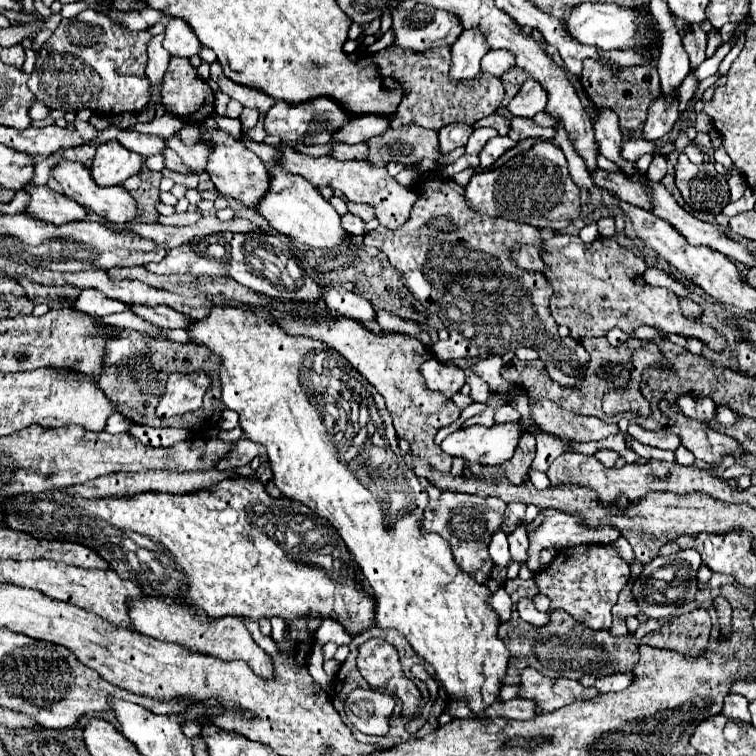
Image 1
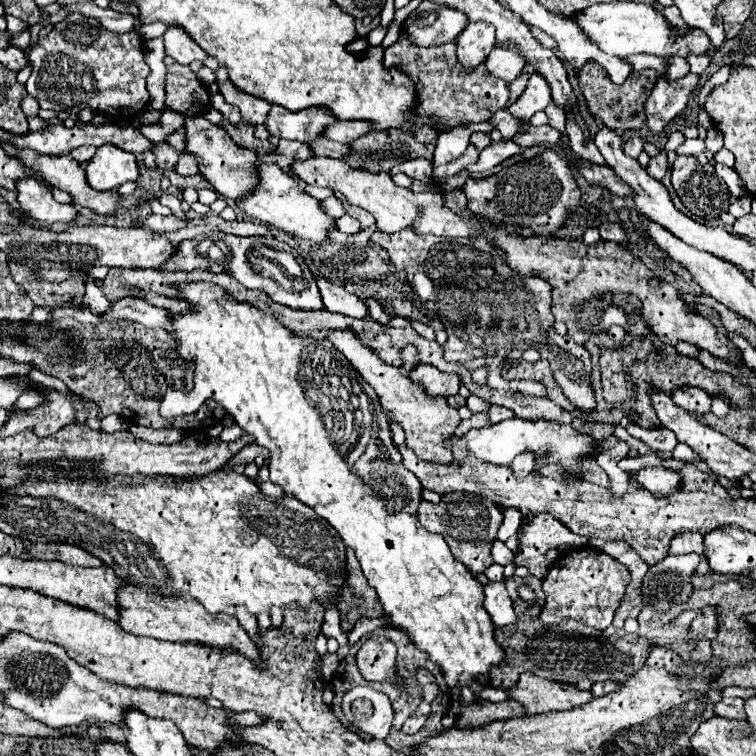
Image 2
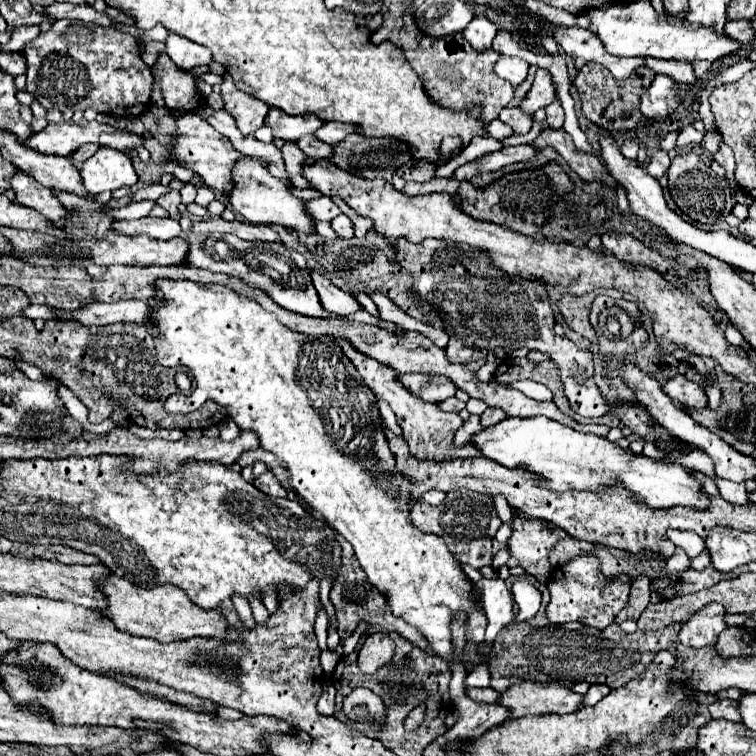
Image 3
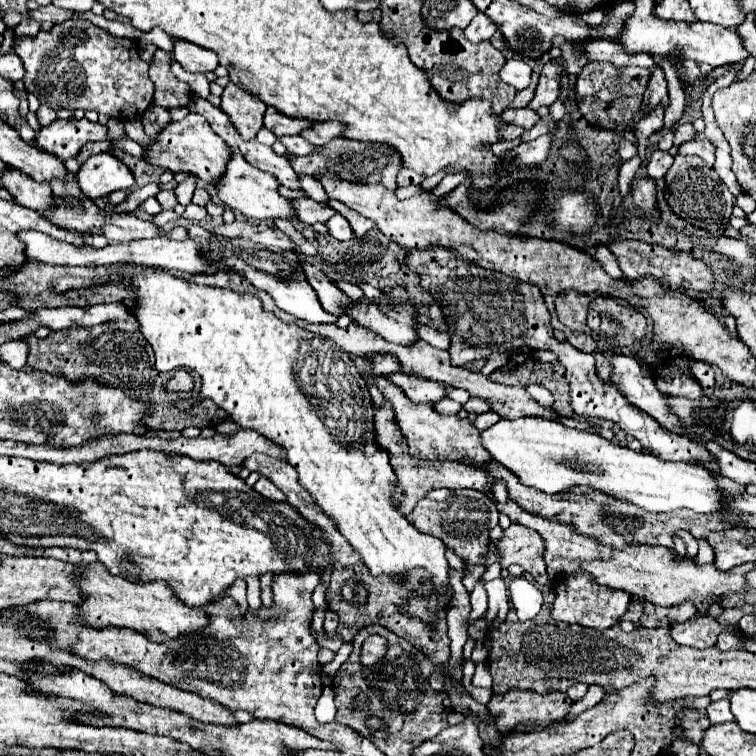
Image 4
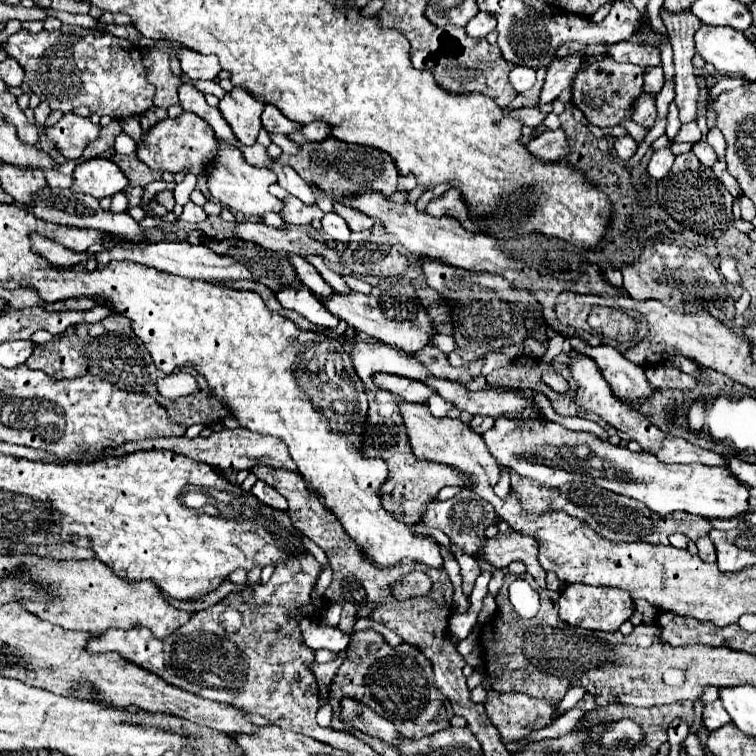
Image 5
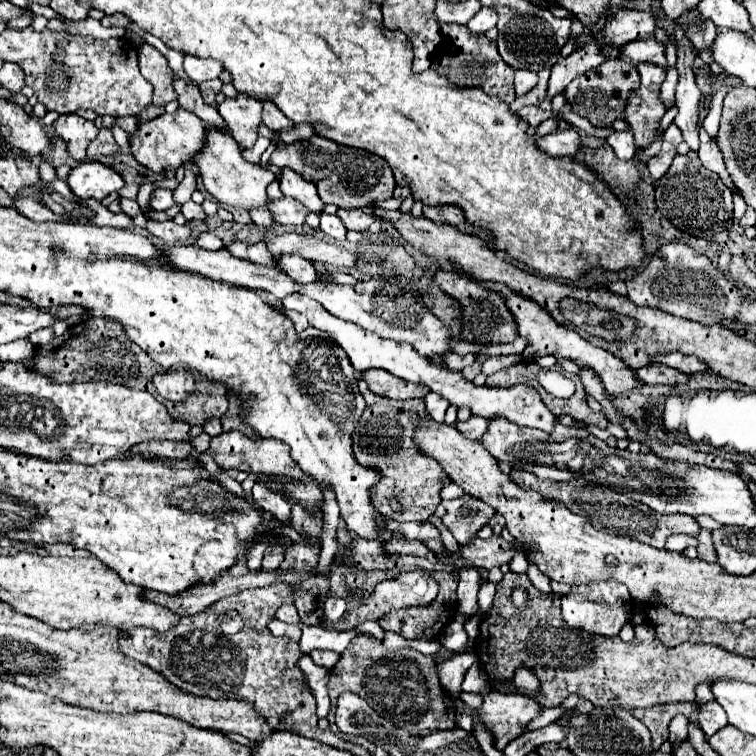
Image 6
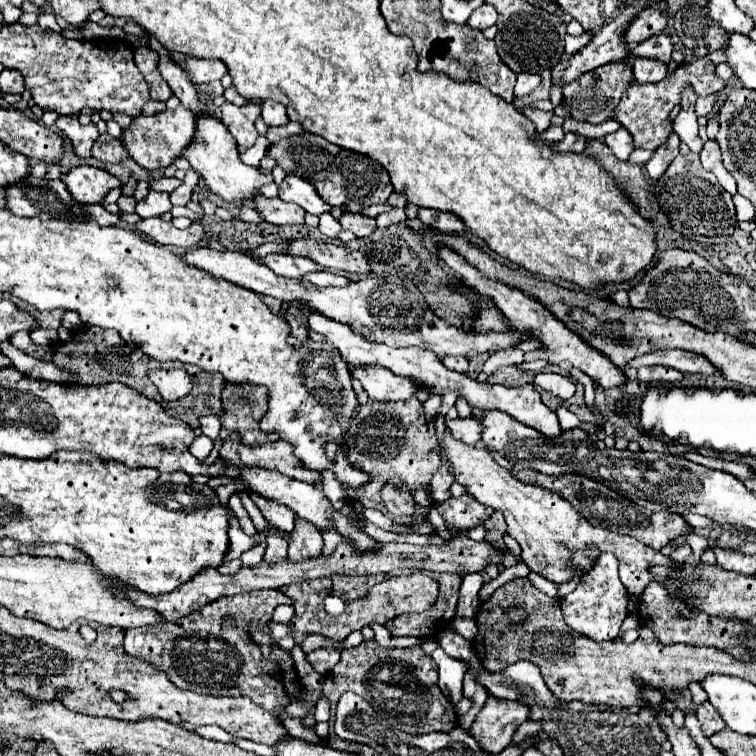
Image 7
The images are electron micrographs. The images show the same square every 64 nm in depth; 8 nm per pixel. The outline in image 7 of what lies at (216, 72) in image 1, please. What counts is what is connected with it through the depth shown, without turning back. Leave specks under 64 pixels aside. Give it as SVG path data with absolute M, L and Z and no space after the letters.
M226 102L224 106L220 106L220 120L228 128L228 132L234 136L238 144L238 152L248 150L256 142L258 132L254 128L254 120L258 118L258 114L260 114L260 106L254 102L246 106L234 106Z

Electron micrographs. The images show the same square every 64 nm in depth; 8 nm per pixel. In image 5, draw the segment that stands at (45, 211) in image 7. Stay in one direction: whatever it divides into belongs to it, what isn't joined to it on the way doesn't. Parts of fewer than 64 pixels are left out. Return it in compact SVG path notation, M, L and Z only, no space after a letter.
M44 188L34 196L34 202L26 206L26 210L30 214L34 214L36 218L42 218L46 222L54 222L54 224L64 224L64 226L76 226L76 228L96 228L96 230L106 230L118 238L126 238L132 242L142 242L144 234L140 224L130 216L130 214L114 214L108 210L102 210L98 200L92 196L80 196L74 194L68 188Z

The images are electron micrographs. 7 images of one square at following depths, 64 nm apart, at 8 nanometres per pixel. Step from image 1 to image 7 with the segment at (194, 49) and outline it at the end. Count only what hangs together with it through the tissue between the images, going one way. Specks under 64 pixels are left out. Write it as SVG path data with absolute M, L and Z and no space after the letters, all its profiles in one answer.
M188 58L186 70L198 84L208 84L212 80L220 80L224 74L228 74L228 68L220 60L204 60L204 58Z

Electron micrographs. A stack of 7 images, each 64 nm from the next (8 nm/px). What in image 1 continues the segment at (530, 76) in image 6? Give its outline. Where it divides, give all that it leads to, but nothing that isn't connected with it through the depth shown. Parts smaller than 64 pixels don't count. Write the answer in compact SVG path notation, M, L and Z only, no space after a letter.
M490 50L482 58L482 70L492 74L492 76L496 76L496 78L508 74L514 68L516 68L516 58L508 50Z

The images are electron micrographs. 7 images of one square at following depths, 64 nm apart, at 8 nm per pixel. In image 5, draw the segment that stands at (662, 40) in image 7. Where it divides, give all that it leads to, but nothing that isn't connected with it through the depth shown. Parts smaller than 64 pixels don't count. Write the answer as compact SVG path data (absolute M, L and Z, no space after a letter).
M634 40L618 42L618 46L608 46L608 56L614 58L616 62L630 62L630 64L638 64L642 68L660 66L660 62L662 62L658 46L638 44Z

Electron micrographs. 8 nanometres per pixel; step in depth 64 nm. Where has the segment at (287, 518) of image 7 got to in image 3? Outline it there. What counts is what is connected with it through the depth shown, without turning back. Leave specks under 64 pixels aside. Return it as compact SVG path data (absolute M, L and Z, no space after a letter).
M264 472L258 480L254 480L254 486L256 486L258 490L262 490L262 492L270 494L272 498L276 498L276 496L282 496L282 494L284 494L282 486L278 486L278 482L272 478L272 474L270 474L270 472Z

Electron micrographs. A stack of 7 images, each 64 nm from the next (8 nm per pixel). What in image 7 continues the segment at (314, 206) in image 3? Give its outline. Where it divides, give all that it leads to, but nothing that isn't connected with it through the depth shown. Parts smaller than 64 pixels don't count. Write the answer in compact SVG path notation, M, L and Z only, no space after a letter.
M254 196L252 198L254 208L260 212L260 216L270 224L304 224L306 212L290 202L284 202L280 198L266 198L266 196Z

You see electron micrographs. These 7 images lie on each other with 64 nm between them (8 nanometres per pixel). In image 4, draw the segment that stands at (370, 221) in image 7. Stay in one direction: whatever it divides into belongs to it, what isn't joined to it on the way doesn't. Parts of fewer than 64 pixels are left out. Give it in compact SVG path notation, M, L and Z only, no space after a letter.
M330 199L328 202L338 214L342 214L346 220L348 220L348 224L350 224L350 228L354 230L354 234L358 236L358 238L362 238L372 226L374 226L374 222L370 222L368 218L364 218L364 216L360 216L358 212L354 212L352 208L346 208L342 202L338 202L338 200Z

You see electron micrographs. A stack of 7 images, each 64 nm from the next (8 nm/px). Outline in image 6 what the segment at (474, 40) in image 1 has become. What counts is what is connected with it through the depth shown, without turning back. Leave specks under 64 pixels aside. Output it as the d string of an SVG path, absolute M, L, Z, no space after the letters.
M482 8L470 22L468 22L468 28L476 34L484 34L486 30L494 28L498 22L498 14L494 8Z

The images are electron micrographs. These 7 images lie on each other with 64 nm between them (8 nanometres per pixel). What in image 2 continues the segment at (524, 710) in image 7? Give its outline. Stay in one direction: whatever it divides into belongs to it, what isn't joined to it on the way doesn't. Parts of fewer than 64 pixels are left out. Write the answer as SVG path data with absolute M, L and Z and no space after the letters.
M520 674L518 684L508 690L508 698L522 704L526 714L544 714L548 710L572 710L574 706L582 706L592 700L592 694L582 692L572 684Z

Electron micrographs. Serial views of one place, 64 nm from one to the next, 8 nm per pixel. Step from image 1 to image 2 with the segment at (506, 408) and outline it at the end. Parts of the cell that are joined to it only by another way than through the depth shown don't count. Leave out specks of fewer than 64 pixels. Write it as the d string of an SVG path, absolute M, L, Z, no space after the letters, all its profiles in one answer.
M490 406L490 408L488 408L488 422L490 422L490 424L498 424L500 420L506 420L506 418L512 418L510 410L500 408L500 406Z

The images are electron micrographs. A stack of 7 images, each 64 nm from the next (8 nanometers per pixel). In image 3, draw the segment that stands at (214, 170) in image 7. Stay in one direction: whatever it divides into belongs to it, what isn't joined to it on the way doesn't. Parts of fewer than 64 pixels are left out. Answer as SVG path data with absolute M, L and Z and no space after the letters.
M240 156L232 172L234 172L232 176L234 188L230 190L230 194L226 194L226 200L248 222L254 222L254 224L272 222L272 224L278 224L282 228L288 228L300 234L314 234L314 220L306 214L306 202L292 196L290 184L282 182L280 178L274 178L266 170L266 166L262 166L262 162L254 162L246 156Z

